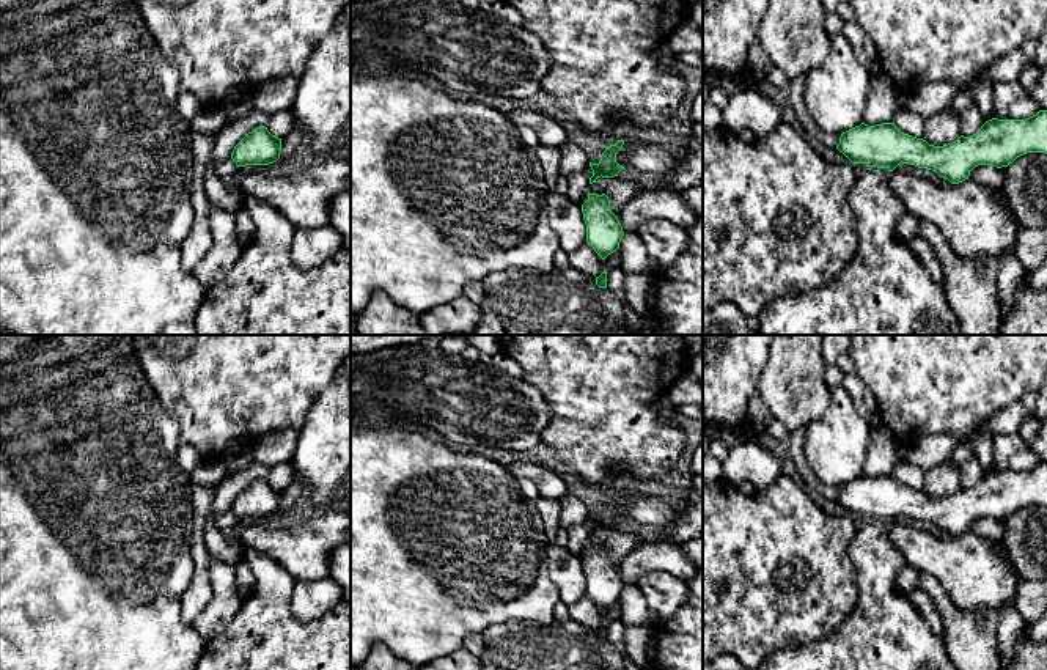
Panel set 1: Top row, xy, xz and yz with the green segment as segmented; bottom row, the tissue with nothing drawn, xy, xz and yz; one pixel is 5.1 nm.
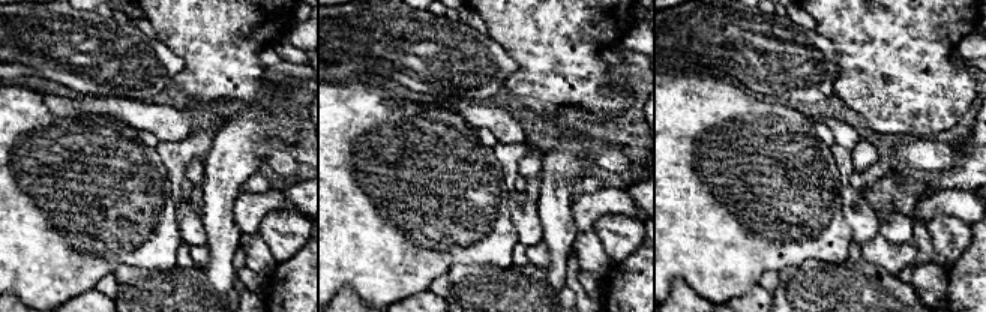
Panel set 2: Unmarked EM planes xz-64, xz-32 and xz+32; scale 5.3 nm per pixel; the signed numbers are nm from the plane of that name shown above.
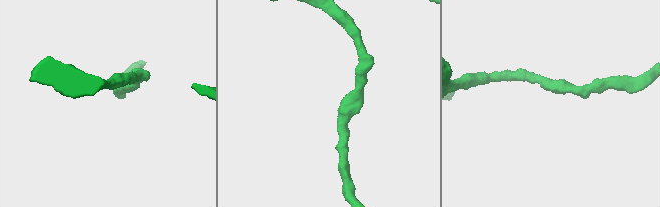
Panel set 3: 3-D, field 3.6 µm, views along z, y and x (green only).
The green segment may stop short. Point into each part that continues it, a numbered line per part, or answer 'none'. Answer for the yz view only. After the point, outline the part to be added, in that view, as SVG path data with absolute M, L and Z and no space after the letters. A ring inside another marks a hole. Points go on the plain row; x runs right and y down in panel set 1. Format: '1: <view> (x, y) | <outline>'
none

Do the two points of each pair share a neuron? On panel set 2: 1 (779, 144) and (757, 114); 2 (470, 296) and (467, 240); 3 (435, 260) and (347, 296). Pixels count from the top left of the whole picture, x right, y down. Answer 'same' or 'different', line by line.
1: same
2: different
3: different

